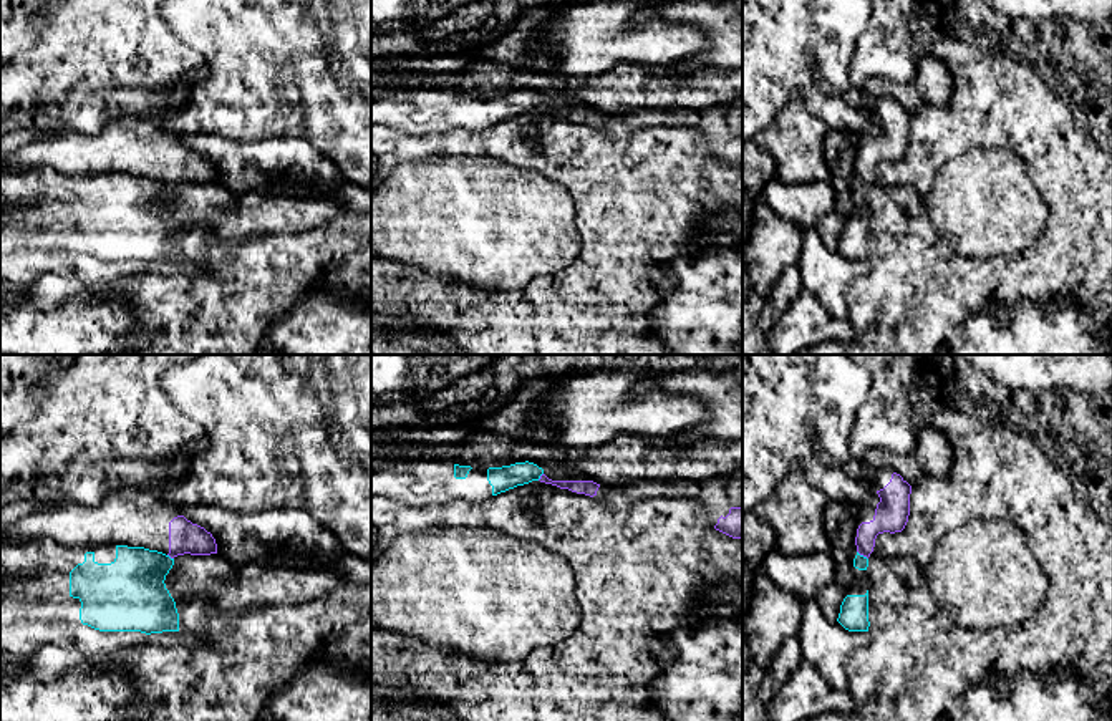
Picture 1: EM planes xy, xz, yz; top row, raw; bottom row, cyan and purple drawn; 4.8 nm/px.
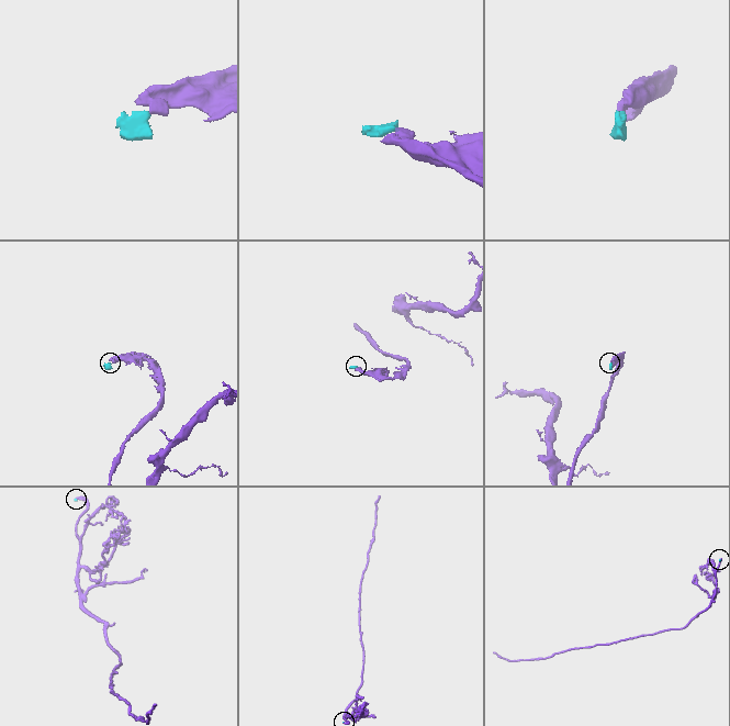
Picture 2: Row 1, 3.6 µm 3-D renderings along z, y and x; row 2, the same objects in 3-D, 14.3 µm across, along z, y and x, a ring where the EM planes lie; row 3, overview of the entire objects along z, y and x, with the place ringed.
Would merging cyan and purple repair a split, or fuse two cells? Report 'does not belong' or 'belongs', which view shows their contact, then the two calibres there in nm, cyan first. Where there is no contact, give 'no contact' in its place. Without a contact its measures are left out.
does not belong; meets cyan in yz; 70 nm thick on the cyan side, 160 nm on the other

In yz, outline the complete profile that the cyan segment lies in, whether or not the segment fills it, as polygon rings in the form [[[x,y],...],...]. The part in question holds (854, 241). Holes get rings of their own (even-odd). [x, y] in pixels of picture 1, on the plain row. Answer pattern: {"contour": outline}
{"contour": [[[857,181],[853,187],[853,212],[840,234],[837,250],[849,260],[868,260],[868,187]]]}

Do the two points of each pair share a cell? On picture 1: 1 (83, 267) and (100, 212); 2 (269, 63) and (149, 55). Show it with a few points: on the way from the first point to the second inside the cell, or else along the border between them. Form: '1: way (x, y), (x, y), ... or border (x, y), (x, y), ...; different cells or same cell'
1: border (82, 251), (100, 259), (125, 261); different cells
2: border (174, 33), (203, 57), (204, 65); different cells

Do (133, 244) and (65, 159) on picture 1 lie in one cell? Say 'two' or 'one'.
two

